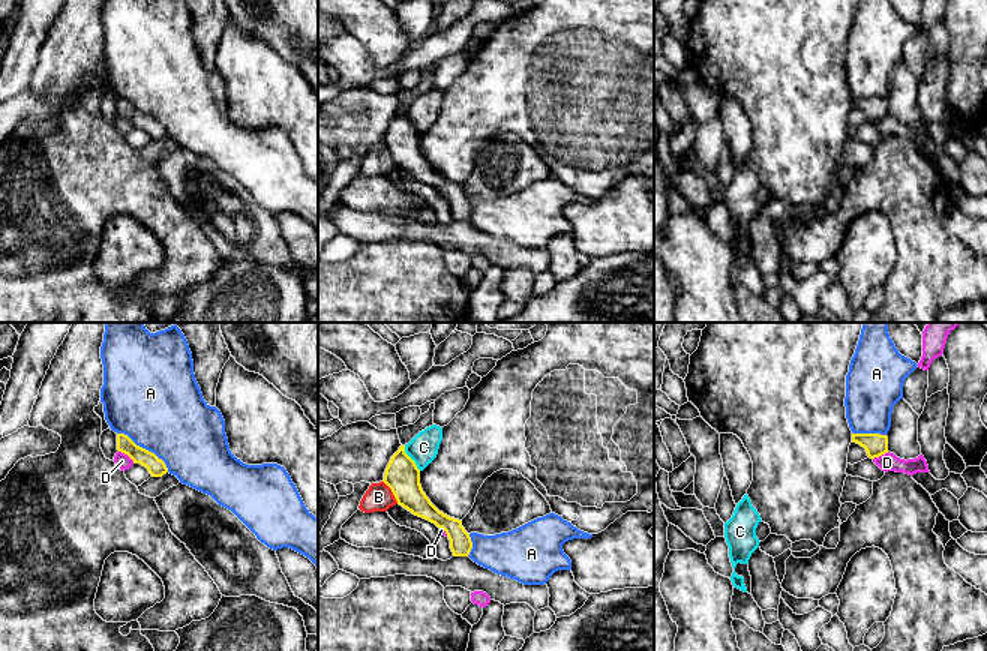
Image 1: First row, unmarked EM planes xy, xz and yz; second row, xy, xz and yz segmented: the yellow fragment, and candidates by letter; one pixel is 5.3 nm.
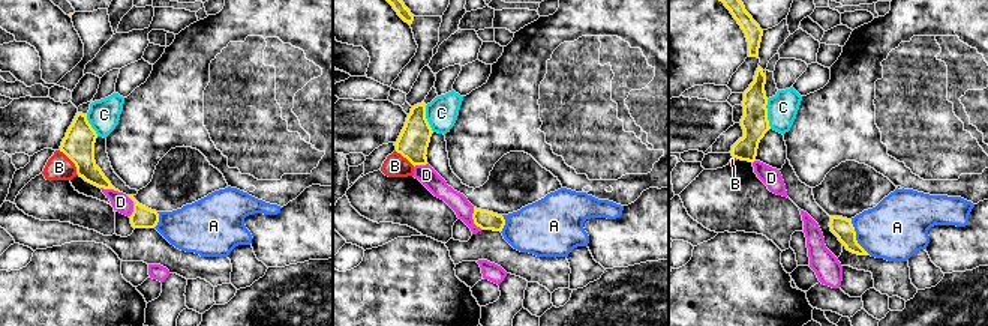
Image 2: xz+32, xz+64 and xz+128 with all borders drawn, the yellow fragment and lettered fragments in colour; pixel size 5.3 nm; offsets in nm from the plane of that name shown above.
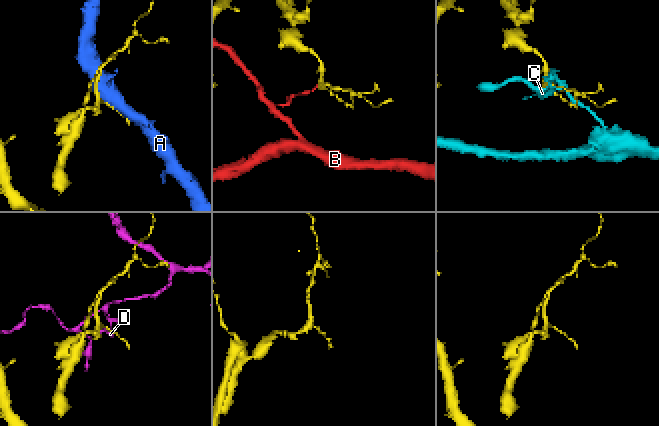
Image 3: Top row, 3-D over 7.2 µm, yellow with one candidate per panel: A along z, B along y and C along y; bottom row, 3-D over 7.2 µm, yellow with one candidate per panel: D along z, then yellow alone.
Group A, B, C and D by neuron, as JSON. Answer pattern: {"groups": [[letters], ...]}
{"groups": [["A"], ["B"], ["C"], ["D"]]}

